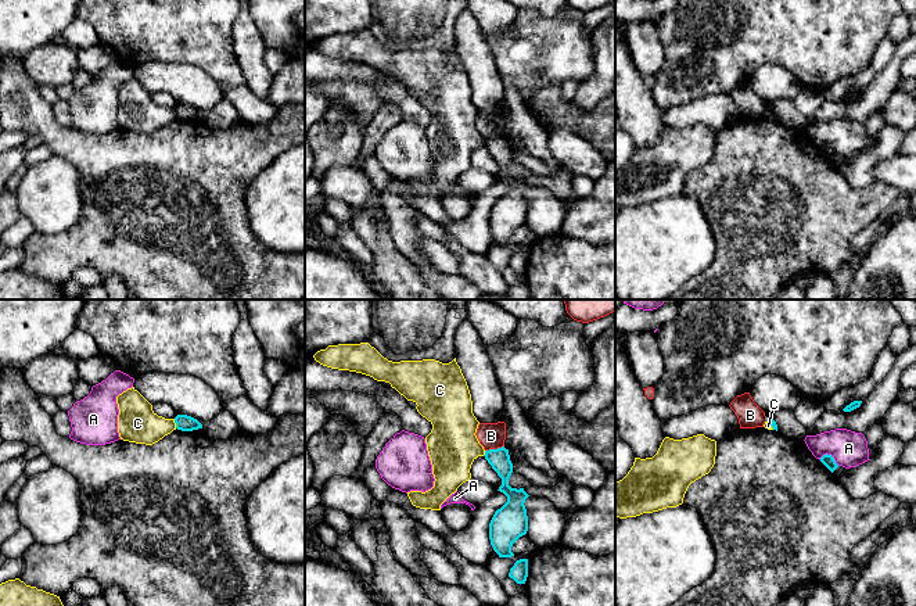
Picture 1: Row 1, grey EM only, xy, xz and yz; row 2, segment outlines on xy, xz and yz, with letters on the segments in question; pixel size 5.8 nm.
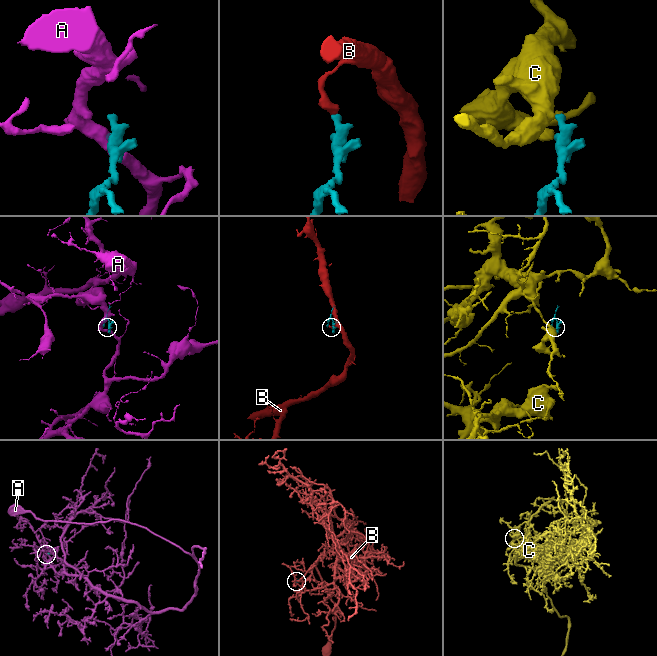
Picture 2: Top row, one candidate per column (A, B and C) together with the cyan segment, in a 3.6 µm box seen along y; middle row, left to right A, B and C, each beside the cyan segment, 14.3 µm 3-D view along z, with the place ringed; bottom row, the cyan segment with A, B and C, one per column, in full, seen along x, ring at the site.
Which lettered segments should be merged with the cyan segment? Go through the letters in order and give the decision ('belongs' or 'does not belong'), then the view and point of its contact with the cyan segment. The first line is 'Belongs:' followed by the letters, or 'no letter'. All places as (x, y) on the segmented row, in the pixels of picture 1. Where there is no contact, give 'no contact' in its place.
Belongs: no letter
A: does not belong | yz (830, 455)
B: does not belong | xz (494, 449)
C: does not belong | xy (175, 422)

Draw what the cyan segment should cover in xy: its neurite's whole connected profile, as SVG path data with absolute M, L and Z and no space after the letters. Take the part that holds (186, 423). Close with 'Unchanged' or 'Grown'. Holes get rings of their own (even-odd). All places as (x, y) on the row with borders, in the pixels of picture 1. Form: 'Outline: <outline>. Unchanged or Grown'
Outline: M177 415L175 417L175 423L176 423L176 428L182 431L193 431L202 428L202 424L197 419L187 415Z. Unchanged

